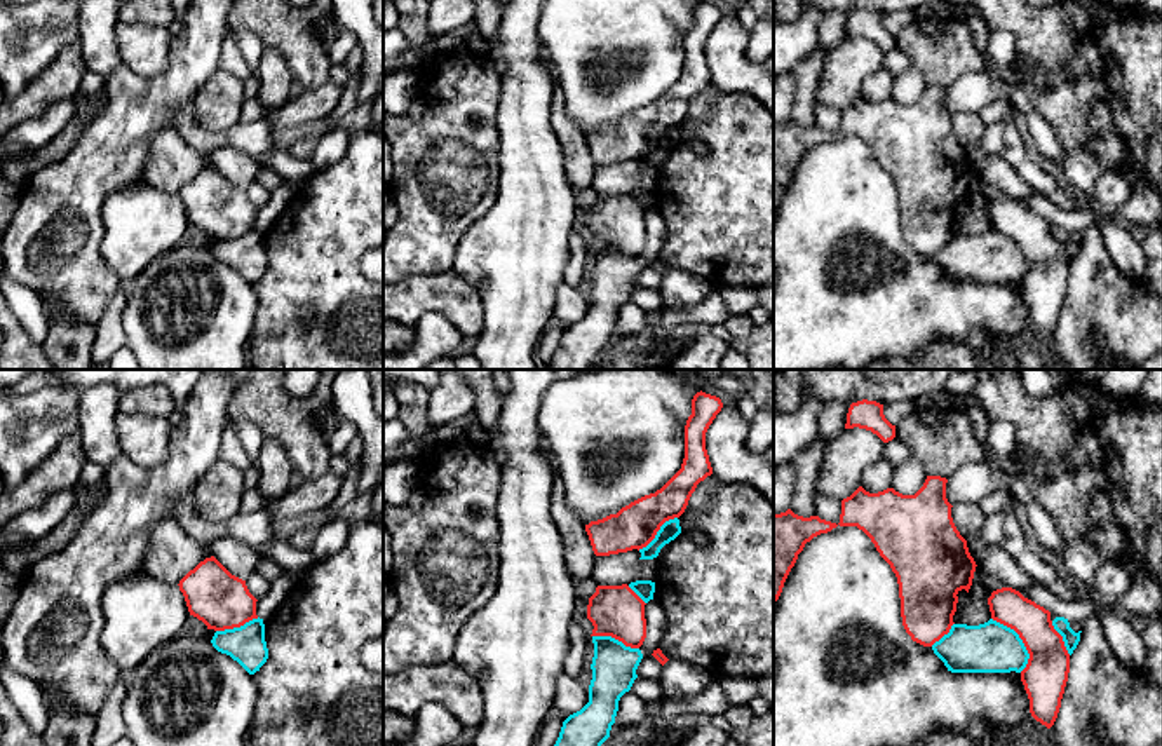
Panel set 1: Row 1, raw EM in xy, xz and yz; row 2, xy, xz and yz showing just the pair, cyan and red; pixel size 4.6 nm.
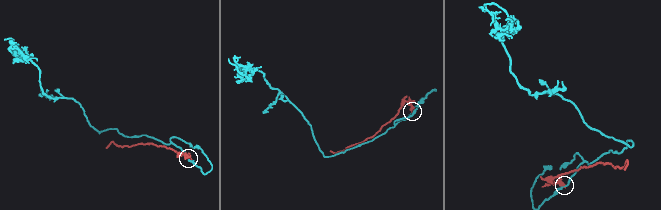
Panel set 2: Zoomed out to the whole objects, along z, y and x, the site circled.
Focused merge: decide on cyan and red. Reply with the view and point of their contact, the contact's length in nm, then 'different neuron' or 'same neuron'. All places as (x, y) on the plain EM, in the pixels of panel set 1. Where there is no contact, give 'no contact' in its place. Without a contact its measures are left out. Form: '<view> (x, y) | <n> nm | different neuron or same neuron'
yz (1021, 250) | 300 nm | different neuron

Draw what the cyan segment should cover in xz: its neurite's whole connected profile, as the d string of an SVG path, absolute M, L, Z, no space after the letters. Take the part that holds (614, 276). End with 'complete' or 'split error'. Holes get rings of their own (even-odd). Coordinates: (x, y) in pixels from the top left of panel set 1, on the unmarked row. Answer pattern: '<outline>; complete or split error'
M592 246L592 253L589 312L563 331L549 370L594 370L610 347L620 307L638 288L636 279L643 268L639 258L625 256L611 246Z; complete

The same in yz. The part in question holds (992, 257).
M993 228L979 235L953 234L932 260L951 282L1021 282L1030 268L1019 244Z; complete

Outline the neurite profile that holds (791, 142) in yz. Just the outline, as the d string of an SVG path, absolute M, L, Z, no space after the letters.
M791 119L774 124L774 213L779 209L784 192L805 153L836 136L836 132L819 125L798 125Z

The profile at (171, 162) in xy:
M167 127L152 141L141 181L167 193L179 193L190 180L211 166L209 153L195 150L174 127Z

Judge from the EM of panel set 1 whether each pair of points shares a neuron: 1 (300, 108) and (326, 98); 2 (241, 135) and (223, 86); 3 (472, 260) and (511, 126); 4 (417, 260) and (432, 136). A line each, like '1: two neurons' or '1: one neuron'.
1: one neuron
2: two neurons
3: one neuron
4: one neuron

